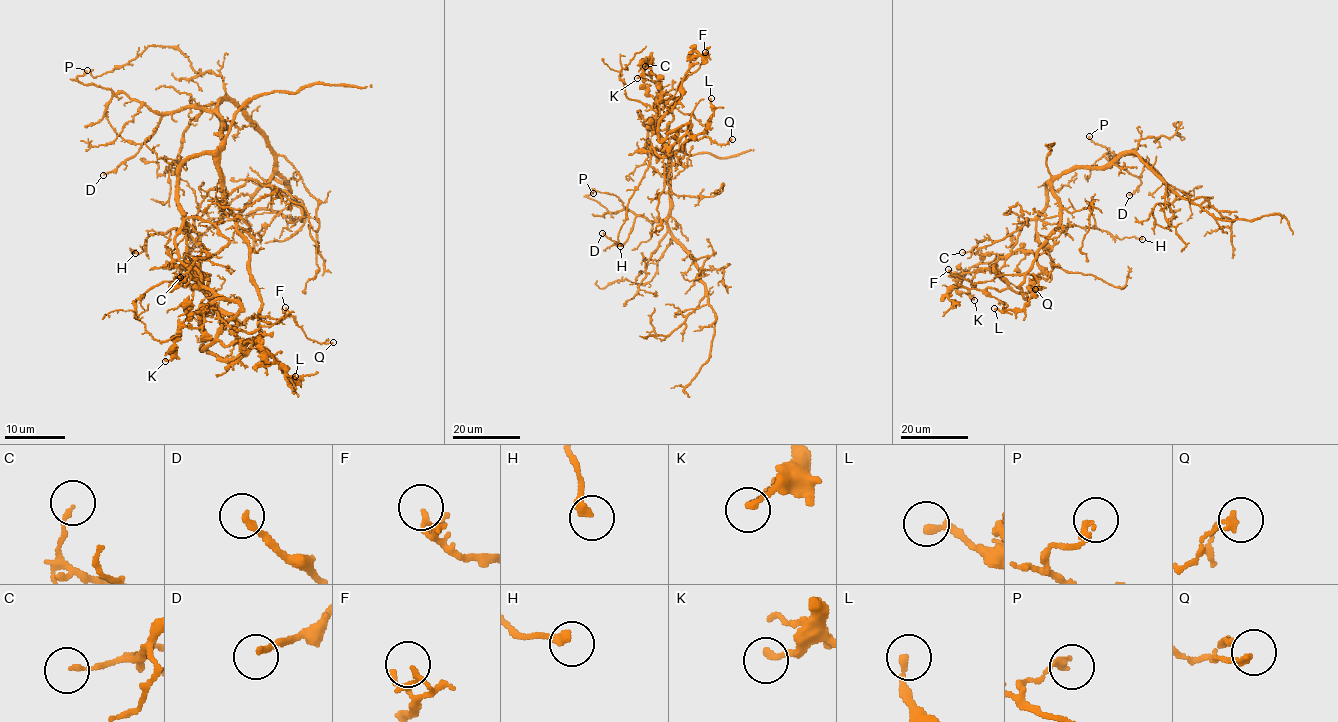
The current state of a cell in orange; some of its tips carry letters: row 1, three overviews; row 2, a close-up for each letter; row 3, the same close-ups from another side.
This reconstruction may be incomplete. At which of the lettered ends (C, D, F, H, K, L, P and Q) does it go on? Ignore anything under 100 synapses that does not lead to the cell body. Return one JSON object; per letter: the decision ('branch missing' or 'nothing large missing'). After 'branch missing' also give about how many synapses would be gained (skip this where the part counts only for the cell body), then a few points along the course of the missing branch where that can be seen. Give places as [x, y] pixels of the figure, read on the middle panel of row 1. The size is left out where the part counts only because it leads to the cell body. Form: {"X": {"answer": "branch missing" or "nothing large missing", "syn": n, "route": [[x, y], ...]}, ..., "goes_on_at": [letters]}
{"C": {"answer": "nothing large missing"}, "D": {"answer": "nothing large missing"}, "F": {"answer": "nothing large missing"}, "H": {"answer": "nothing large missing"}, "K": {"answer": "nothing large missing"}, "L": {"answer": "nothing large missing"}, "P": {"answer": "nothing large missing"}, "Q": {"answer": "nothing large missing"}, "goes_on_at": []}

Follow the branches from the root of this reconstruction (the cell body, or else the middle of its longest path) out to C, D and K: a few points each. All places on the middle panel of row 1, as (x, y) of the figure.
C: (670, 169), (665, 153), (645, 150), (648, 131), (663, 130), (673, 119), (645, 66)
D: (670, 169), (671, 212), (664, 218), (647, 220), (637, 216), (623, 245), (602, 233)
K: (670, 169), (665, 153), (645, 150), (643, 123), (664, 100), (657, 99), (658, 77), (643, 61), (637, 78)

